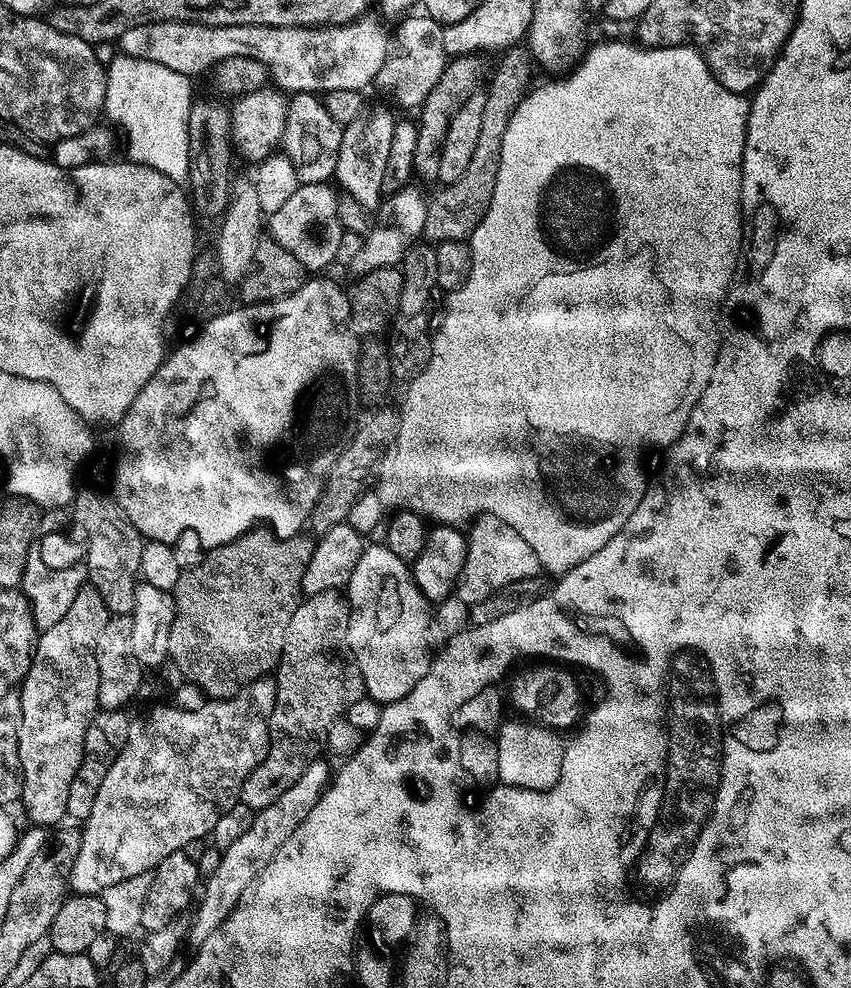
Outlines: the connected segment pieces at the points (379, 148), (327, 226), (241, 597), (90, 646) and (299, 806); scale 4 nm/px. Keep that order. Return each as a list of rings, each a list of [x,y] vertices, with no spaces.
[[[378,108],[367,111],[354,122],[343,127],[343,136],[338,152],[337,166],[335,168],[335,181],[340,182],[339,187],[370,212],[375,211],[384,197],[384,182],[386,165],[390,158],[390,145],[393,137],[395,115]]]
[[[331,183],[301,184],[294,195],[280,209],[267,217],[266,226],[271,239],[277,240],[309,273],[316,274],[336,264],[338,246],[345,232],[344,221],[340,219],[341,193]]]
[[[270,530],[245,532],[243,536],[231,540],[228,544],[205,551],[202,563],[179,573],[180,577],[176,580],[176,588],[174,587],[176,617],[174,618],[174,626],[170,628],[170,650],[168,655],[171,663],[176,663],[177,670],[184,675],[183,679],[187,683],[200,688],[208,700],[230,699],[234,694],[238,694],[243,690],[247,684],[253,684],[254,681],[267,677],[280,663],[280,655],[286,642],[286,626],[290,626],[290,618],[294,618],[296,605],[302,599],[300,583],[302,582],[302,574],[306,574],[306,566],[310,562],[310,554],[312,553],[313,541],[311,539],[303,540],[302,537],[303,535],[297,534],[291,536],[288,540],[281,540],[280,537],[273,535]]]
[[[80,588],[66,615],[39,633],[32,665],[24,683],[19,685],[22,702],[22,726],[18,726],[19,803],[24,804],[24,812],[33,825],[56,826],[68,815],[66,801],[70,782],[74,782],[74,774],[78,774],[78,766],[82,766],[86,730],[90,730],[100,708],[96,640],[101,637],[109,615],[106,602],[102,602],[102,594],[96,588]]]
[[[321,758],[310,762],[310,766],[306,766],[302,778],[298,778],[298,782],[294,782],[294,786],[290,786],[290,790],[282,790],[282,794],[278,794],[278,798],[274,798],[274,802],[270,802],[270,806],[259,809],[254,822],[250,822],[250,830],[246,830],[246,834],[241,834],[230,847],[223,849],[221,861],[214,874],[210,874],[203,881],[202,891],[199,893],[198,903],[195,905],[195,908],[197,907],[196,917],[193,915],[190,920],[188,940],[193,945],[199,946],[202,942],[206,942],[206,938],[210,938],[210,934],[214,934],[214,930],[218,930],[218,926],[222,926],[222,922],[226,922],[228,915],[240,905],[240,899],[246,886],[250,886],[250,882],[256,880],[266,866],[266,862],[270,862],[270,858],[274,858],[274,854],[278,854],[278,850],[285,844],[286,838],[290,838],[290,834],[294,834],[294,830],[298,830],[298,826],[302,826],[302,822],[306,822],[306,814],[310,814],[310,810],[314,810],[318,798],[330,783],[330,768],[328,772],[326,760]]]

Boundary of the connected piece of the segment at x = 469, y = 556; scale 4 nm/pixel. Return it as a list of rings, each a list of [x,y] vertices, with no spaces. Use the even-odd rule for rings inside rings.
[[[490,515],[477,516],[467,529],[466,539],[468,549],[462,562],[460,576],[456,580],[454,594],[468,605],[482,602],[482,598],[490,598],[494,590],[502,590],[502,586],[510,586],[510,582],[522,582],[522,578],[541,575],[541,553],[530,550],[529,544],[521,534],[506,522],[502,522],[501,518]]]

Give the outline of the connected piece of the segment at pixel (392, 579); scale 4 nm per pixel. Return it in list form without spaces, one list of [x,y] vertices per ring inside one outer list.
[[[383,543],[365,547],[362,558],[358,558],[358,566],[354,566],[354,574],[350,574],[350,582],[346,586],[346,599],[350,609],[348,614],[348,648],[360,667],[364,679],[364,691],[367,699],[383,706],[400,700],[428,672],[430,663],[430,645],[428,643],[428,618],[430,602],[420,593],[416,579],[412,577],[411,567],[400,560]]]

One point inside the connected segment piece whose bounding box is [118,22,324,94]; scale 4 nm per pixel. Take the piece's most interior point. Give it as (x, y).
(290, 54)

